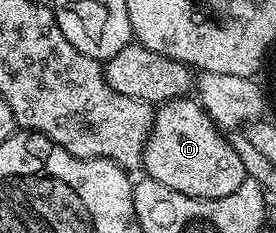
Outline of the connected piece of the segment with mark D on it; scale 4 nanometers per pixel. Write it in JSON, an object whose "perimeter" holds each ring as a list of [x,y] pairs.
{"perimeter":[[[191,96],[165,101],[155,110],[152,130],[144,148],[142,169],[147,176],[162,183],[162,187],[170,187],[170,191],[178,191],[178,195],[186,195],[194,199],[222,199],[226,195],[234,195],[234,191],[238,191],[238,187],[242,187],[246,179],[242,159],[238,159],[238,151],[234,151],[227,136],[199,100]]]}

